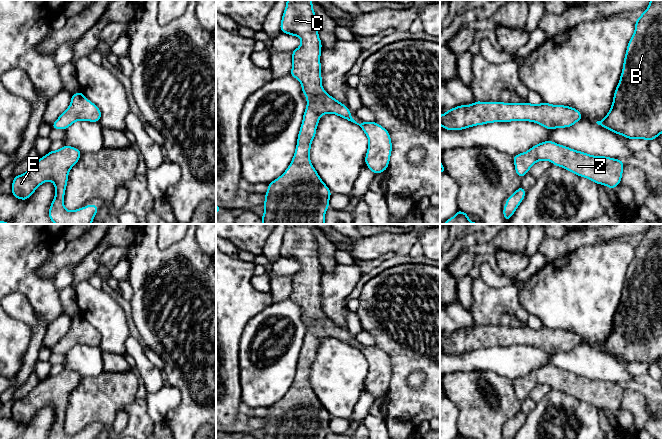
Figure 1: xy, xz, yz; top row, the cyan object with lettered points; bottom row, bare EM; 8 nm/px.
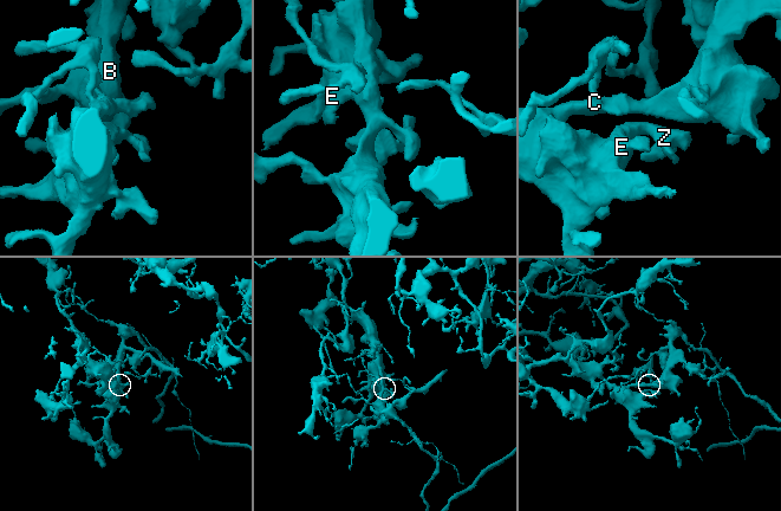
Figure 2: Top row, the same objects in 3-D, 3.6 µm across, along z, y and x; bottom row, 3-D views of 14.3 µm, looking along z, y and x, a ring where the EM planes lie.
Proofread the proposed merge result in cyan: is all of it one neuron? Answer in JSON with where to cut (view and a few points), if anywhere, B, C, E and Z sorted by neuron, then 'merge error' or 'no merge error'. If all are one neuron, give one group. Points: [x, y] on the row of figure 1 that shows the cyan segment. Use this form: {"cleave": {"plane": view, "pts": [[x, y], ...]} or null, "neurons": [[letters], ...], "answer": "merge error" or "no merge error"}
{"cleave": null, "neurons": [["B", "C", "E", "Z"]], "answer": "no merge error"}

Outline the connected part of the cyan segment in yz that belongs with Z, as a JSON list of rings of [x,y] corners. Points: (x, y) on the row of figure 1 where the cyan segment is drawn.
[[[550,140],[531,147],[528,151],[512,156],[516,174],[522,178],[538,161],[548,160],[553,165],[587,178],[597,184],[614,189],[620,184],[624,163],[605,156],[593,156],[557,144]]]

